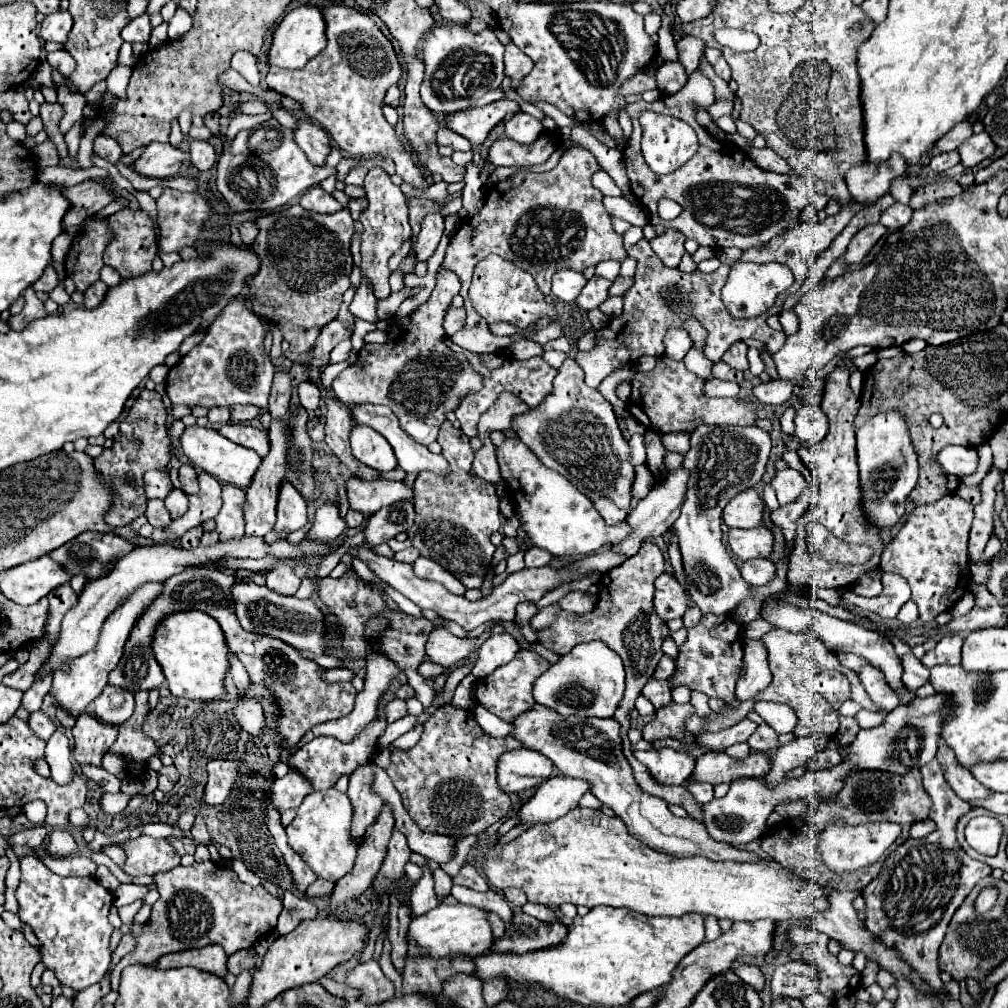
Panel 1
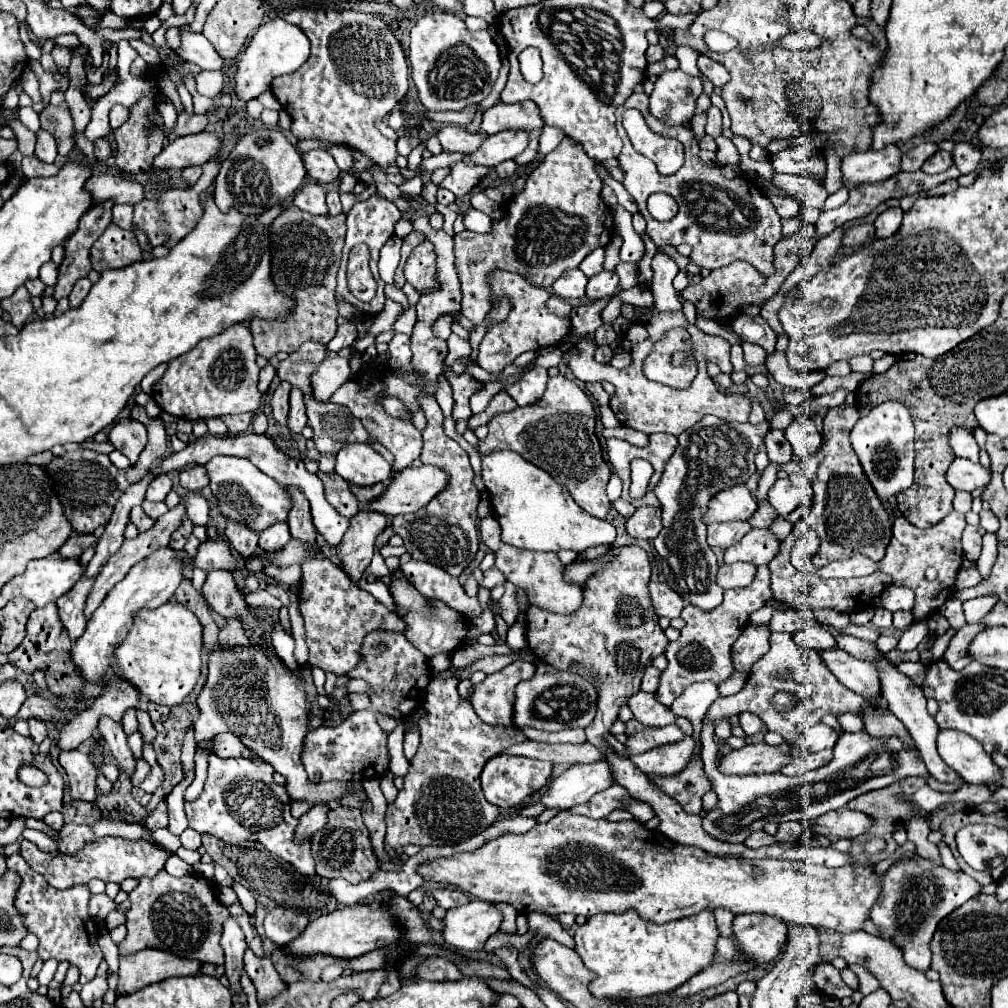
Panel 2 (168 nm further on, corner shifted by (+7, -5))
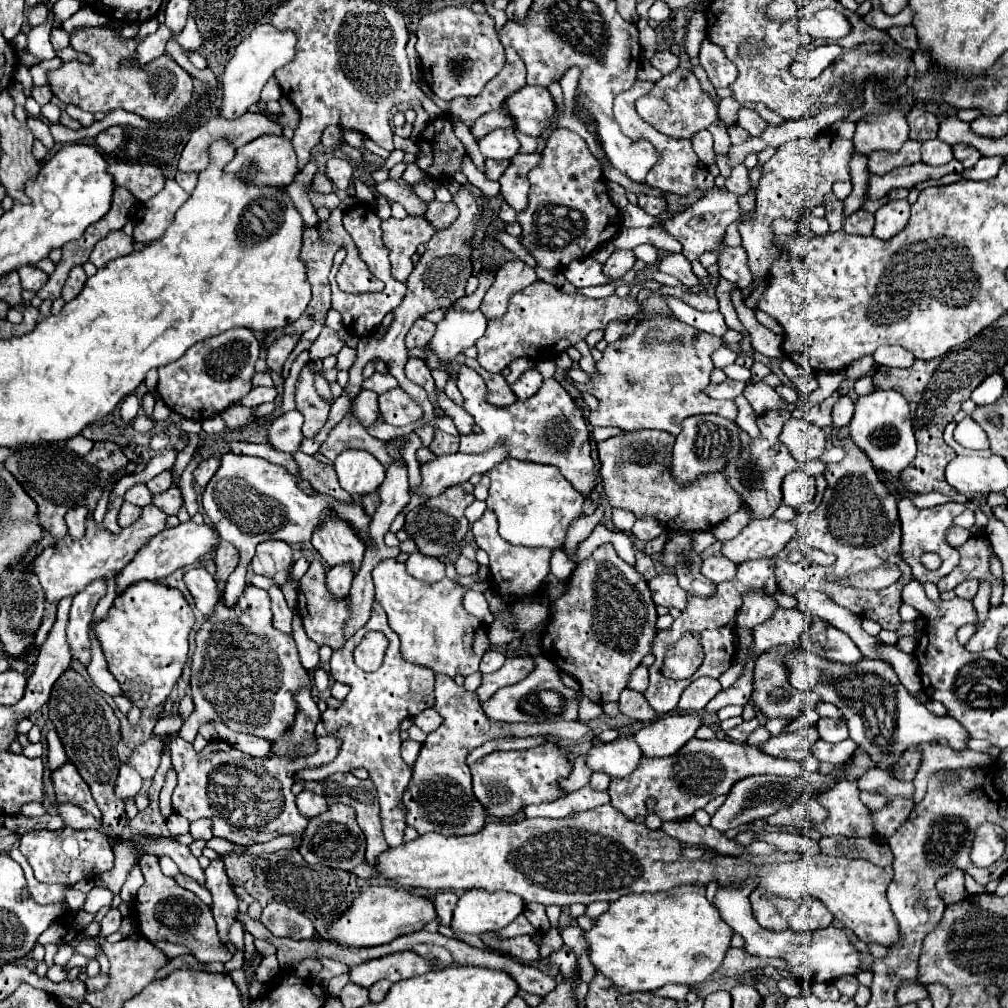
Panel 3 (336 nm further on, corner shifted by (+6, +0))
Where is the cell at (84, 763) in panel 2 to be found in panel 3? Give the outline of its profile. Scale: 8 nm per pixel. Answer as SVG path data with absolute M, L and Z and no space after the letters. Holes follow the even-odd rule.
M67 762L61 770L53 772L53 786L55 786L55 798L57 802L71 802L81 808L85 808L89 814L93 814L97 820L101 818L101 812L97 804L93 802L93 796L89 794L89 786L79 776L77 768Z

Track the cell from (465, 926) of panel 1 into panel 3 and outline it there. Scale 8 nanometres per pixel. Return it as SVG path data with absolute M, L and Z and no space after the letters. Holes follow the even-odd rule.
M469 890L459 898L453 910L451 928L455 932L469 932L481 936L485 932L505 928L523 910L523 898L517 894Z

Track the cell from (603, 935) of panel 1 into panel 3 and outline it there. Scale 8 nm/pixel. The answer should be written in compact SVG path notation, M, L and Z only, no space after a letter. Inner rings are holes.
M681 886L669 890L669 894L621 896L611 902L609 910L595 920L595 926L589 932L585 932L591 962L621 994L657 990L669 982L687 986L705 982L721 966L731 948L731 936L733 930L721 920L719 910L705 898L705 886Z

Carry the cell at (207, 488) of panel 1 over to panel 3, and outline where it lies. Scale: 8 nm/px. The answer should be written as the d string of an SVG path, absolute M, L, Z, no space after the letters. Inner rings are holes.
M93 582L73 596L67 622L67 644L71 648L73 658L79 660L83 666L89 666L91 662L89 624L93 620L93 610L103 596L105 596L105 582Z

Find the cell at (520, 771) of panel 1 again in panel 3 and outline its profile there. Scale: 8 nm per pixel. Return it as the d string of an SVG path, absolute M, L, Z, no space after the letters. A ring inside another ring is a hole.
M547 738L545 744L519 750L519 752L491 752L489 756L477 760L471 766L473 776L473 794L485 806L487 816L491 818L511 818L521 812L529 804L543 804L555 802L567 792L559 786L563 778L571 774L573 764L569 762L567 754L557 746L553 738Z

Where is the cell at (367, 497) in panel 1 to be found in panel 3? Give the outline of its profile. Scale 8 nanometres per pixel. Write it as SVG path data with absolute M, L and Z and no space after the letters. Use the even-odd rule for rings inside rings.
M493 446L493 450L487 450L485 454L449 454L449 456L439 456L429 464L421 466L421 476L423 484L411 492L423 494L429 498L439 496L445 488L461 484L469 480L473 474L485 474L499 462L507 458L505 446Z

